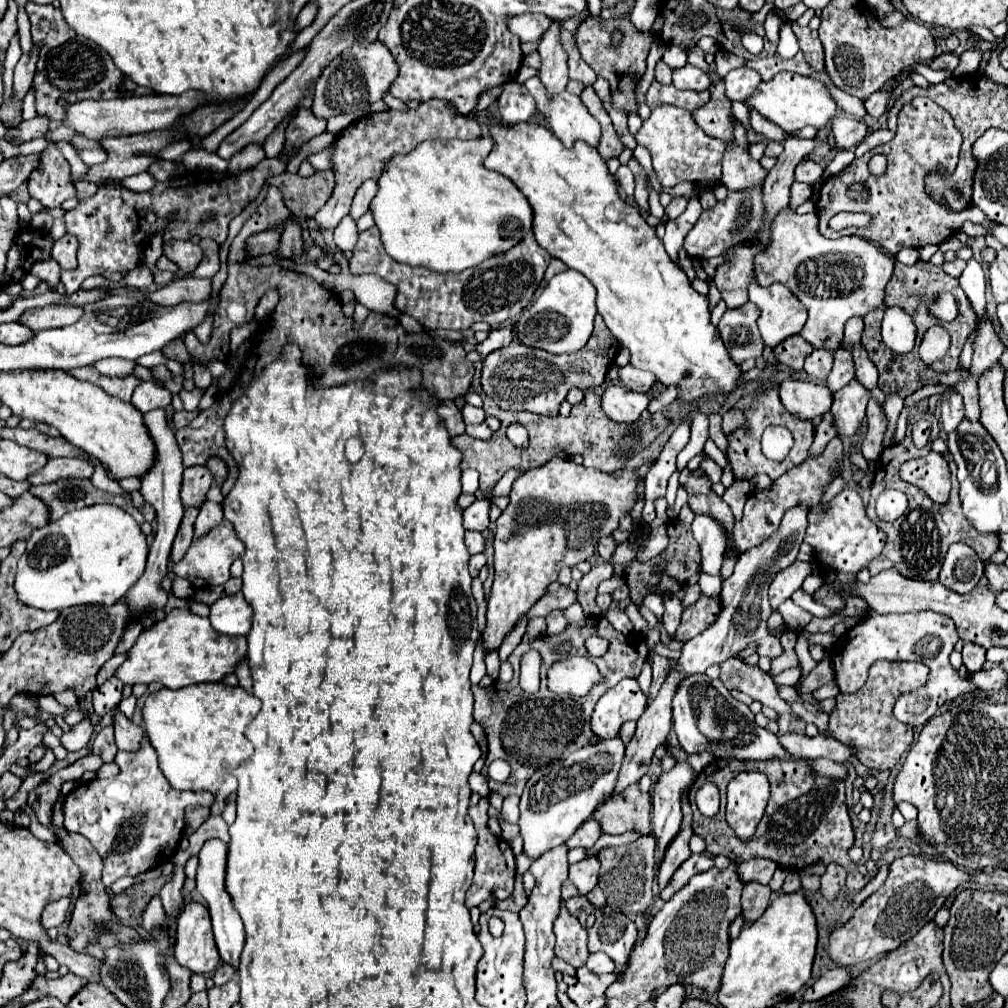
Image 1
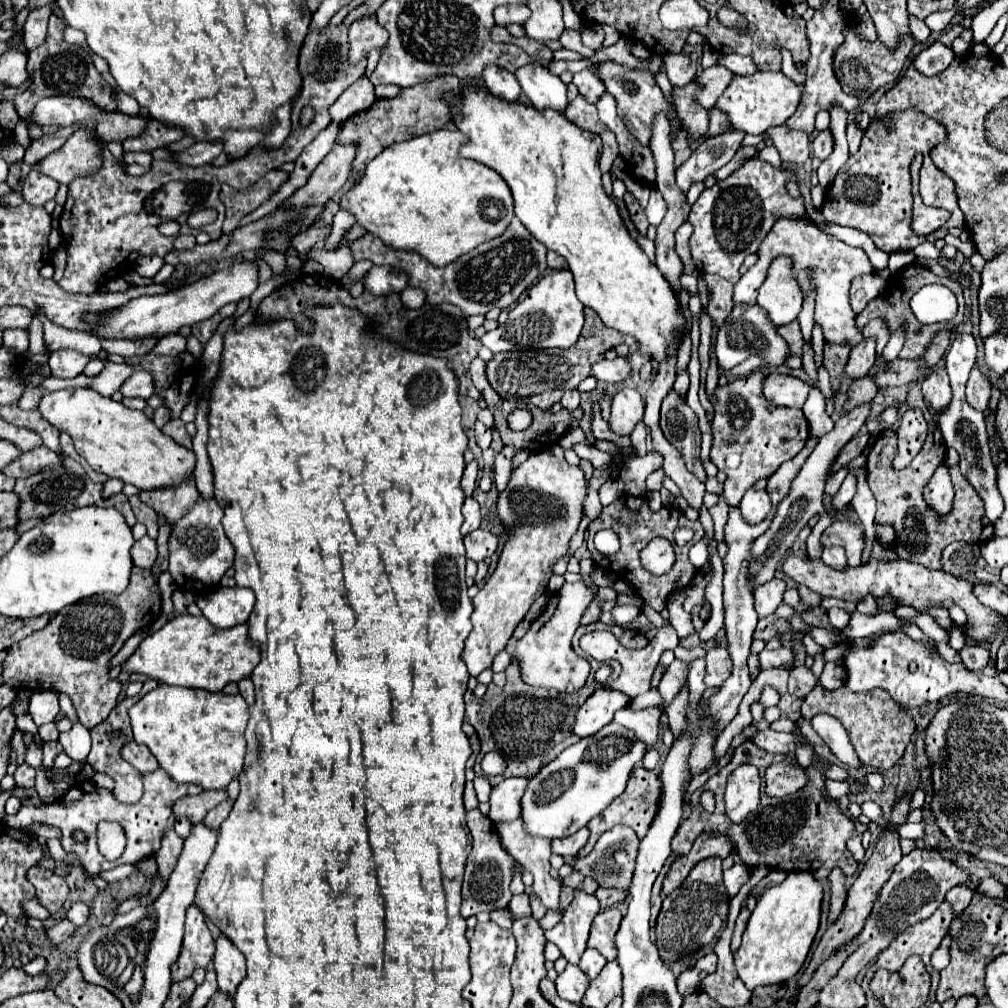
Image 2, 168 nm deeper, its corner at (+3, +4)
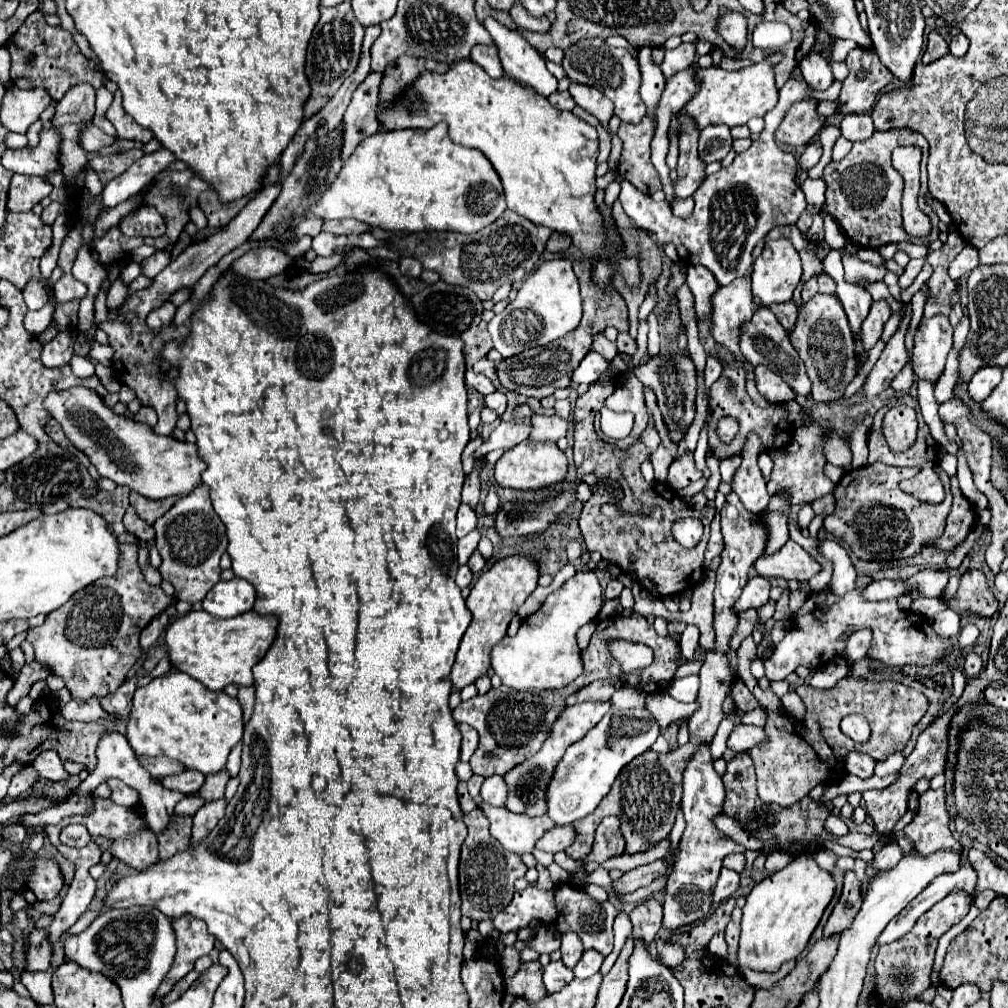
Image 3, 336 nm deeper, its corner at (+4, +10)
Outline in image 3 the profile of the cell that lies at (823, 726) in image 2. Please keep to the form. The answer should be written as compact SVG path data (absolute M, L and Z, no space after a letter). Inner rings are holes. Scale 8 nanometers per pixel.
M850 753L848 755L846 771L850 775L856 775L860 779L868 779L874 775L874 767L876 767L876 763L872 761L872 757L868 757L864 753Z

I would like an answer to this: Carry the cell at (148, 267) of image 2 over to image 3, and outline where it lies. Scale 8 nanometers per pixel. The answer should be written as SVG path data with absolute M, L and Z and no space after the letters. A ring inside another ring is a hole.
M128 263L128 265L120 271L120 281L122 281L124 285L130 285L138 275L140 275L138 263Z

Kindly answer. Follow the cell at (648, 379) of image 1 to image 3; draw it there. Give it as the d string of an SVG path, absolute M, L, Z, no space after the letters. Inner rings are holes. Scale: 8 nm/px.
M590 351L590 353L586 353L586 357L580 361L580 365L576 367L576 371L572 373L572 381L574 381L576 385L580 385L580 383L586 383L586 385L596 383L598 377L604 373L606 367L608 367L608 363L604 361L604 357L600 357L600 353Z

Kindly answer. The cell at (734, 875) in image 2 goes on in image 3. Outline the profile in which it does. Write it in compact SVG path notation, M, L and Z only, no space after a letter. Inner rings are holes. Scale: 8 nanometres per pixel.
M722 869L720 871L720 877L718 877L718 883L712 891L712 903L718 905L720 901L728 899L736 889L738 889L738 881L740 881L740 875L732 869Z

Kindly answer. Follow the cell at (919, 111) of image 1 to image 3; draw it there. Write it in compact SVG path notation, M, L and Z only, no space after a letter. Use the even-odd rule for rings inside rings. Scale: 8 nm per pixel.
M904 128L876 131L868 139L868 141L872 141L872 145L870 145L872 149L866 147L868 141L858 141L852 145L852 149L848 153L848 167L846 167L846 157L844 157L840 163L830 163L824 169L824 177L828 179L824 209L838 221L838 225L842 227L848 241L852 241L858 247L878 249L880 245L902 242L912 242L928 247L932 241L936 240L934 239L934 231L932 231L932 235L929 234L927 237L915 238L910 237L902 227L900 199L902 199L904 181L902 181L900 173L892 167L890 155L892 155L892 149L895 147L908 146L908 138L917 138L915 145L922 150L920 169L922 169L922 165L926 167L929 155L928 142L921 133ZM922 145L924 145L924 149L922 149ZM850 163L852 163L852 167L850 167ZM846 169L852 169L854 183L850 183L850 187L846 185ZM846 191L852 191L852 195L848 195ZM882 191L886 193L884 197L882 197Z

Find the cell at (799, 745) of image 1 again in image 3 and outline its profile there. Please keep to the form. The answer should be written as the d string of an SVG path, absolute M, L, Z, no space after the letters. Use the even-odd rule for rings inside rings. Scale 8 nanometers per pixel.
M736 723L730 737L728 737L728 747L736 753L742 753L742 751L748 751L752 745L758 745L760 741L764 741L764 729L762 727Z

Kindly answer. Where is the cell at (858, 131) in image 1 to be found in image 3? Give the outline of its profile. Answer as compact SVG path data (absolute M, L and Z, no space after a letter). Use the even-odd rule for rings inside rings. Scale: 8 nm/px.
M814 137L812 143L808 143L806 149L802 151L802 155L798 157L798 167L802 171L808 171L810 167L814 167L820 161L820 157L822 157L822 145L820 145L818 137Z

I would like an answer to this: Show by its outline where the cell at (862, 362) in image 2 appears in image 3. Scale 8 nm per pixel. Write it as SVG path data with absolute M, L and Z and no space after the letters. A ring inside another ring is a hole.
M874 301L872 307L870 307L870 313L864 321L864 351L868 353L876 341L880 339L882 335L882 327L884 323L888 321L888 317L892 315L890 311L890 305L886 301Z

